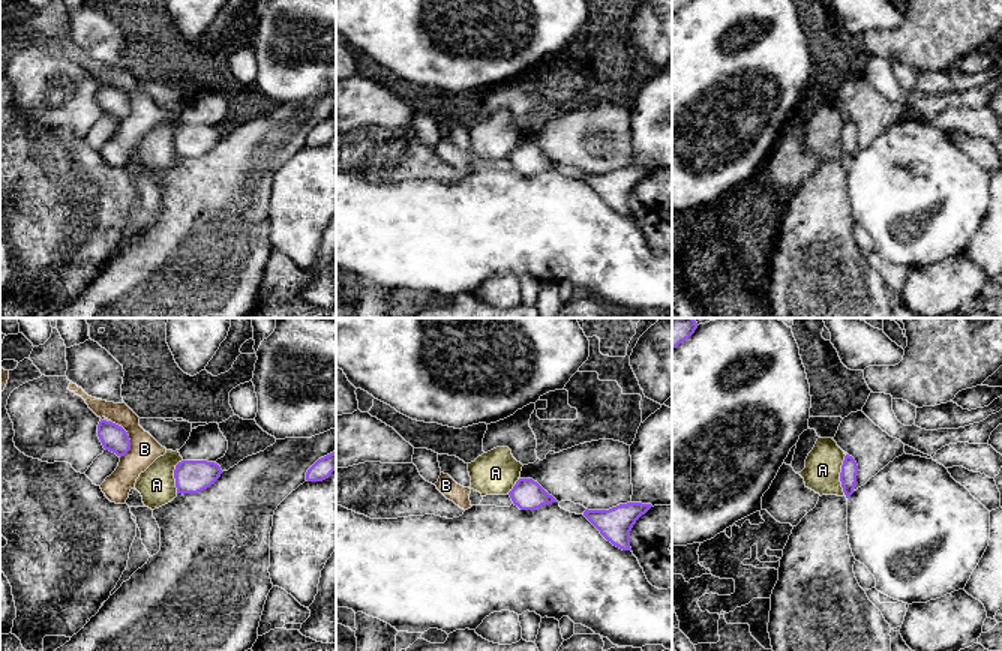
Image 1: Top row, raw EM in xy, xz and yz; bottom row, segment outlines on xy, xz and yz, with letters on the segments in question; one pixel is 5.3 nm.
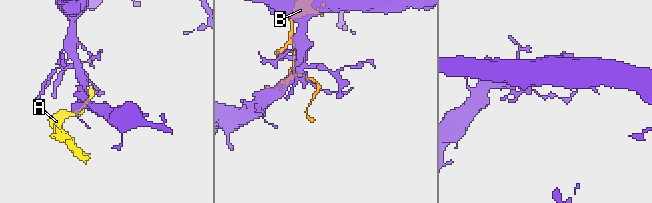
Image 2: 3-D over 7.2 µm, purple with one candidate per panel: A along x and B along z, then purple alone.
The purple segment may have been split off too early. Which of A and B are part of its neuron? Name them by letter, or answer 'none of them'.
none of them

